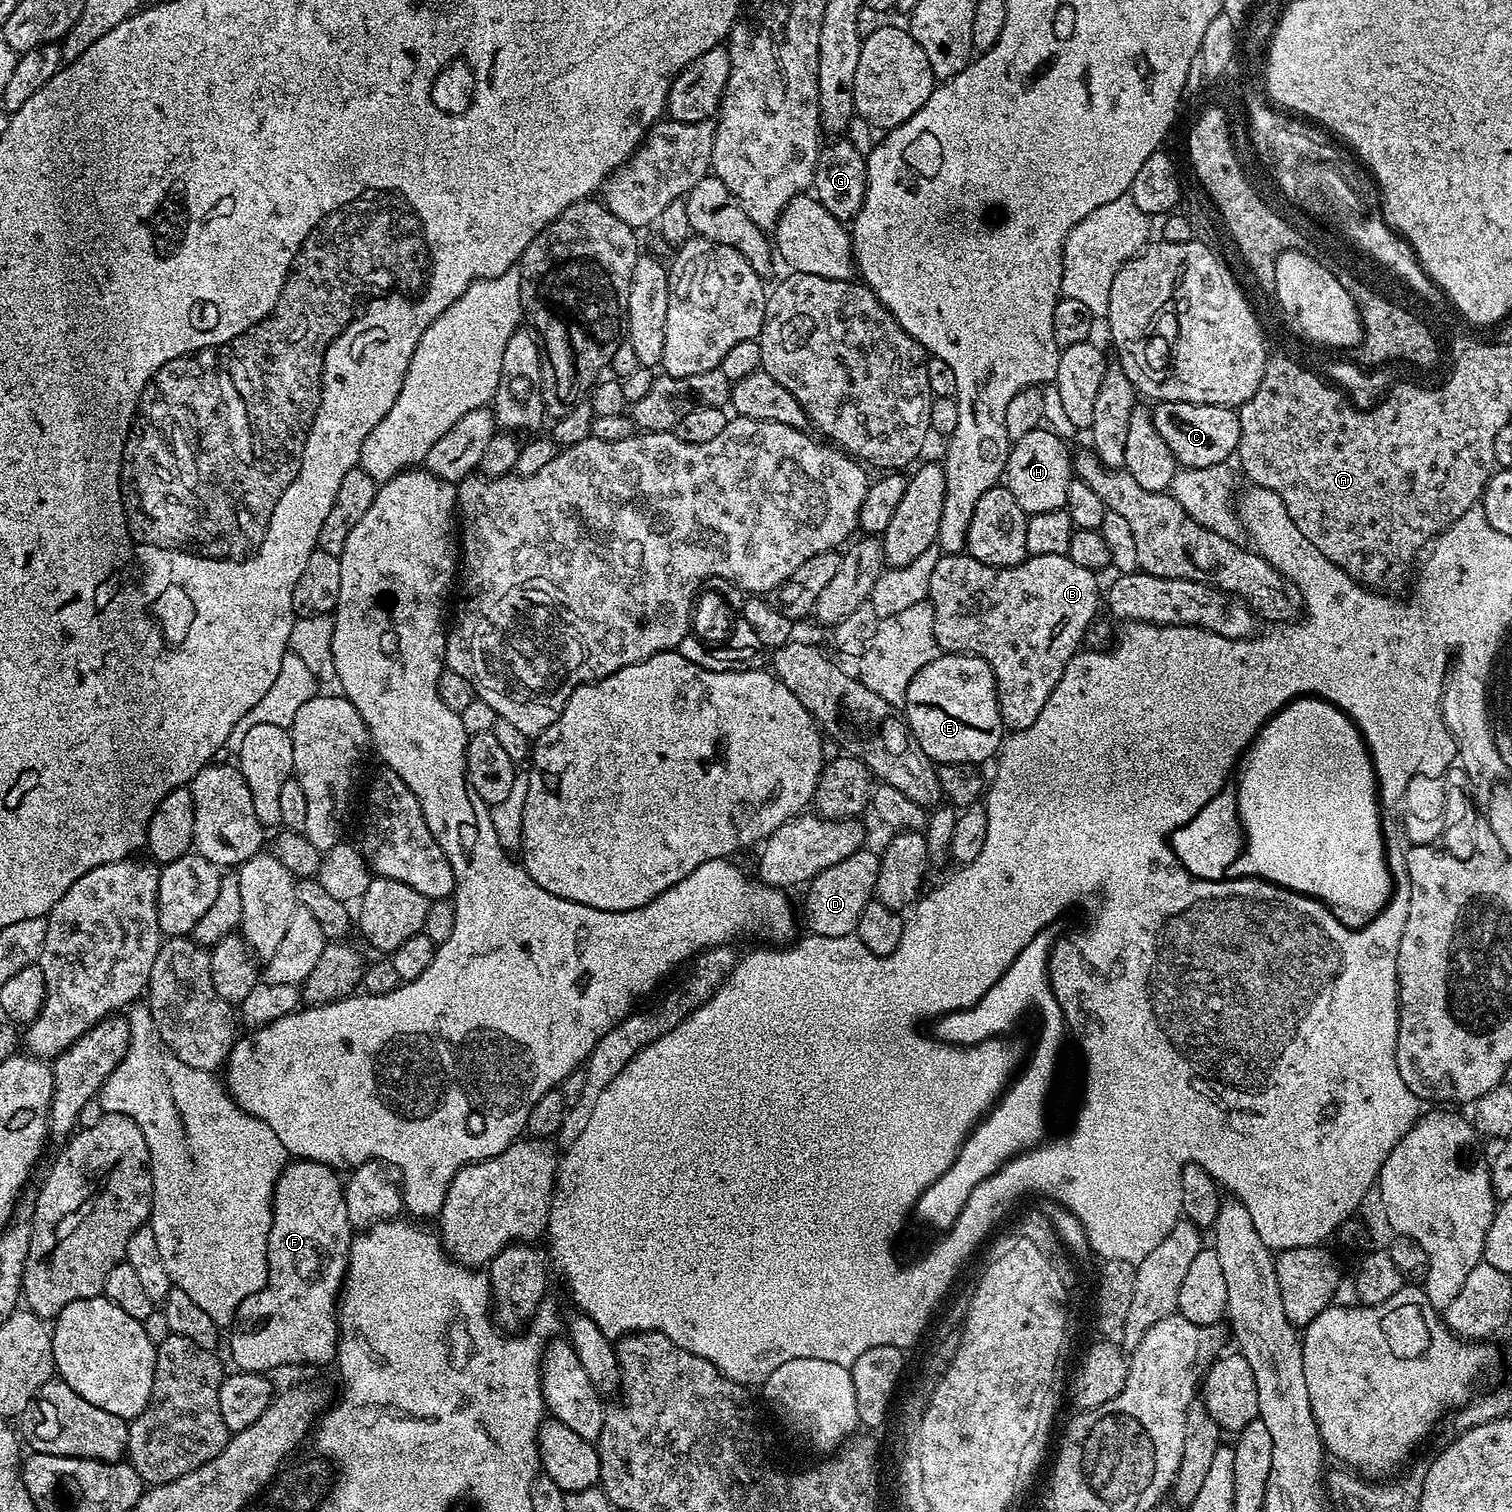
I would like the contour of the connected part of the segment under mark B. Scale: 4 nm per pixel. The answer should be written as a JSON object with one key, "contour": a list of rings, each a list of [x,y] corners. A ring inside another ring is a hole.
{"contour":[[[944,554],[934,567],[934,572],[930,577],[930,586],[927,601],[933,608],[933,630],[936,635],[936,645],[940,650],[948,654],[971,654],[981,656],[992,668],[992,673],[996,679],[996,701],[1000,707],[1000,717],[1005,729],[1012,732],[1021,732],[1038,719],[1038,714],[1042,714],[1042,706],[1046,706],[1046,698],[1054,690],[1056,683],[1062,678],[1070,658],[1081,651],[1084,635],[1088,632],[1088,627],[1092,624],[1092,619],[1096,616],[1096,611],[1102,608],[1102,584],[1098,581],[1097,573],[1086,570],[1086,566],[1077,566],[1067,554],[1042,554],[1041,556],[1029,556],[1021,564],[1015,564],[1009,568],[995,568],[986,562],[978,562],[978,558],[967,554]]]}

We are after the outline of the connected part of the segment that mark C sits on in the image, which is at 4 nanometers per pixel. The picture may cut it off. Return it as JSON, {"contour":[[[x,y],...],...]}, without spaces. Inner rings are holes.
{"contour":[[[1161,400],[1152,408],[1152,421],[1158,426],[1158,434],[1162,434],[1166,446],[1170,446],[1170,454],[1174,454],[1177,465],[1185,468],[1205,468],[1218,466],[1231,461],[1240,441],[1240,418],[1233,409],[1223,408],[1217,404],[1191,404],[1177,400]]]}

